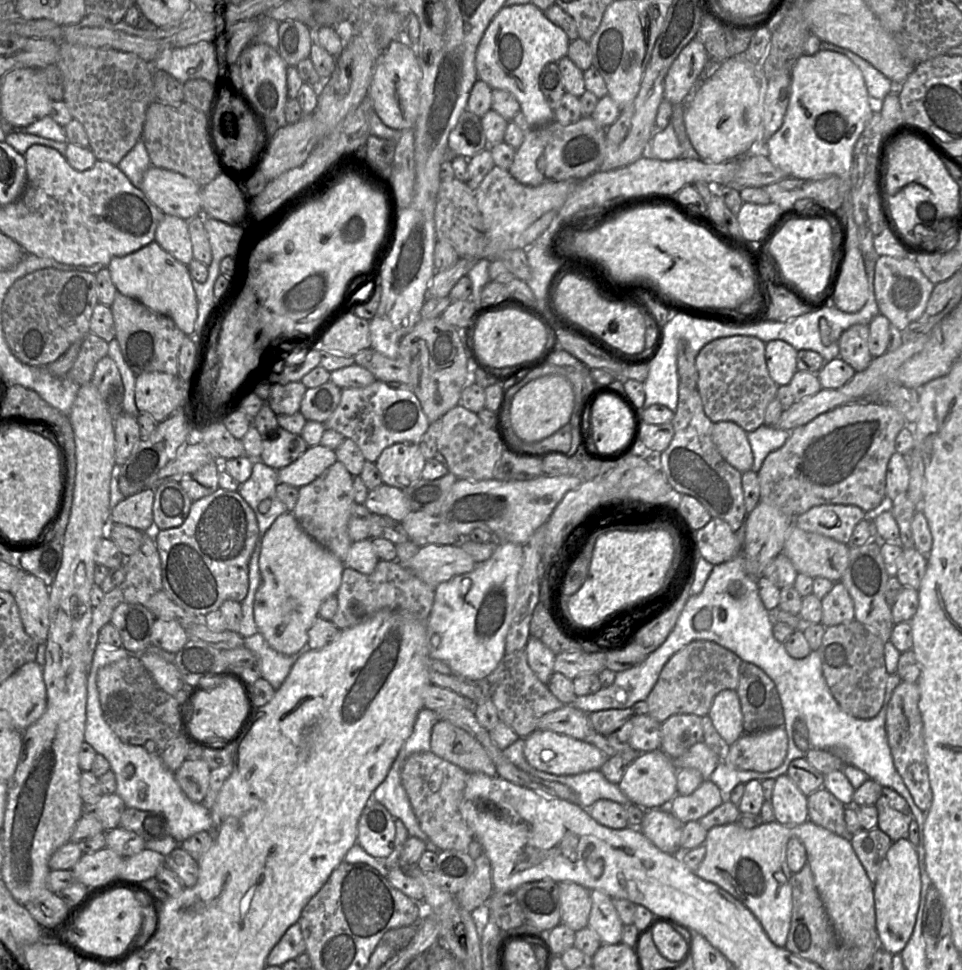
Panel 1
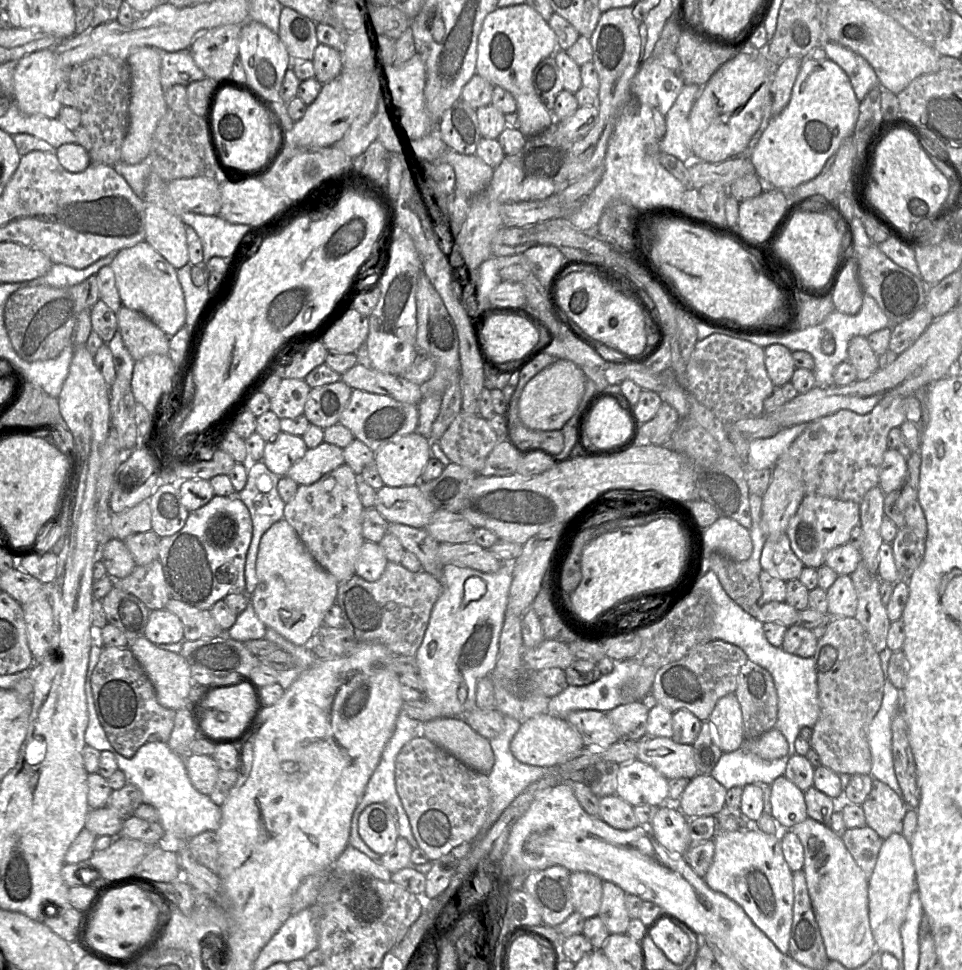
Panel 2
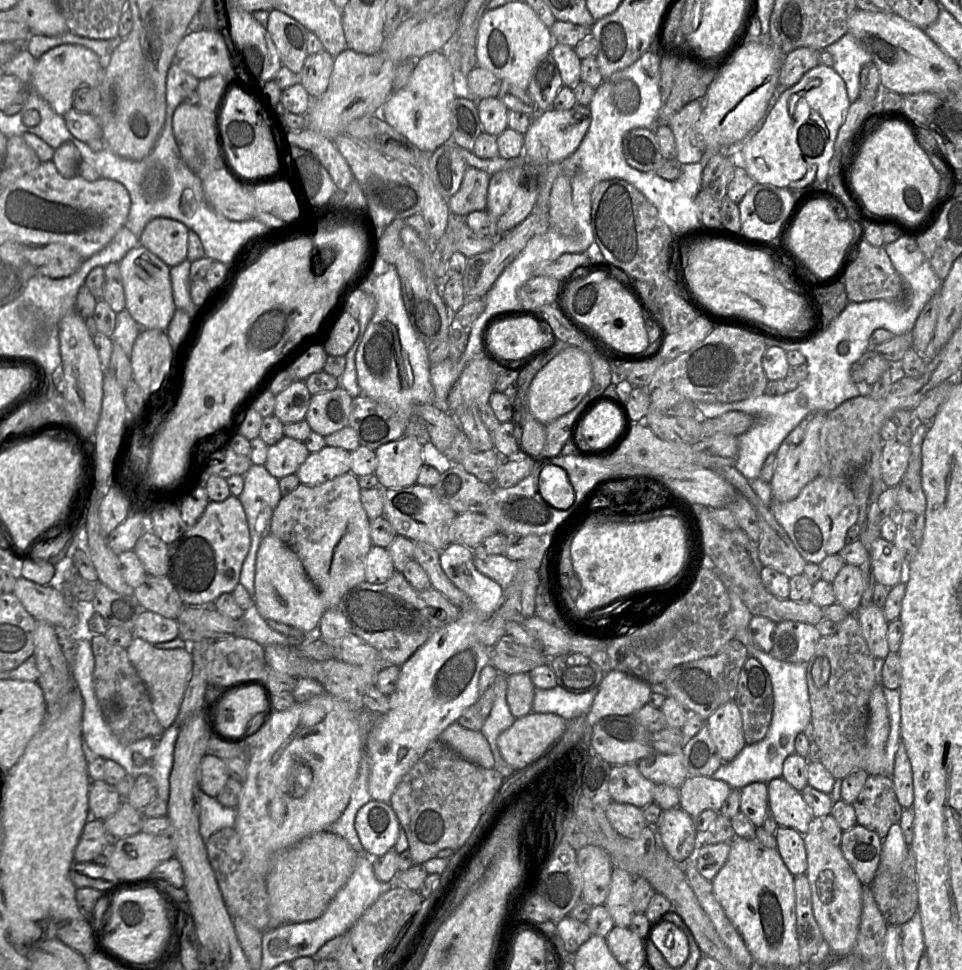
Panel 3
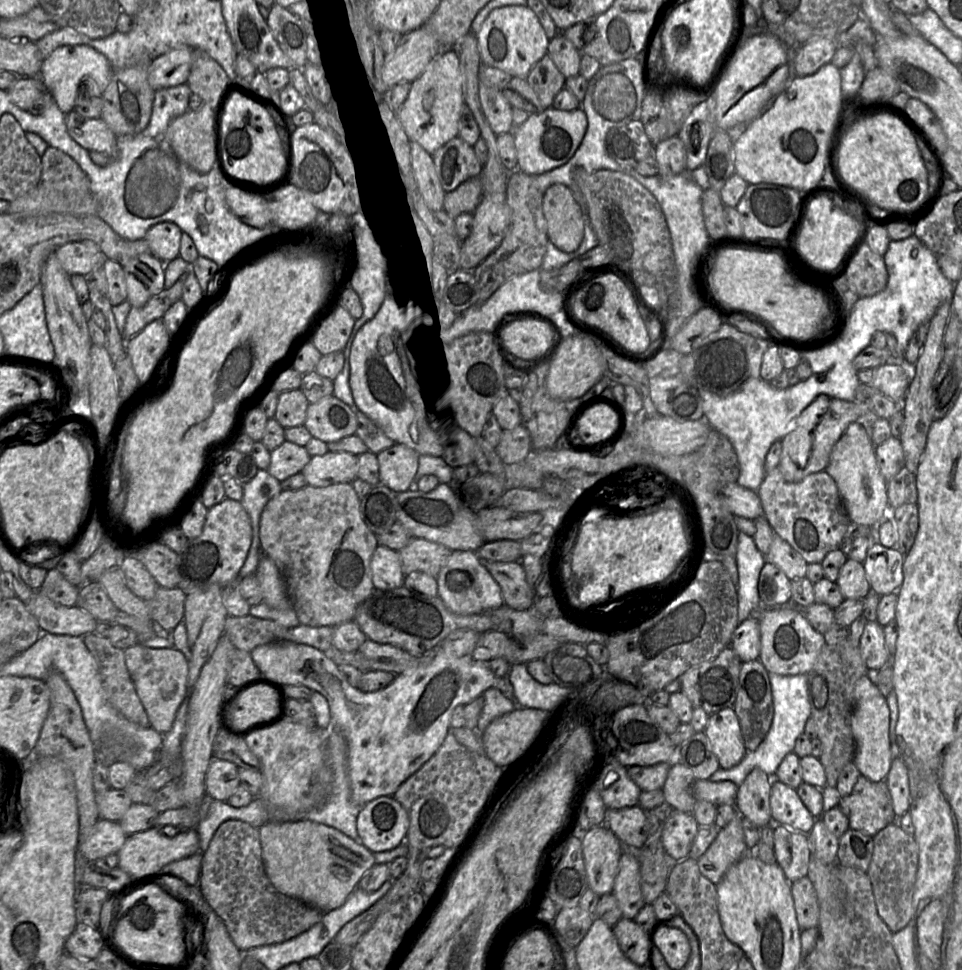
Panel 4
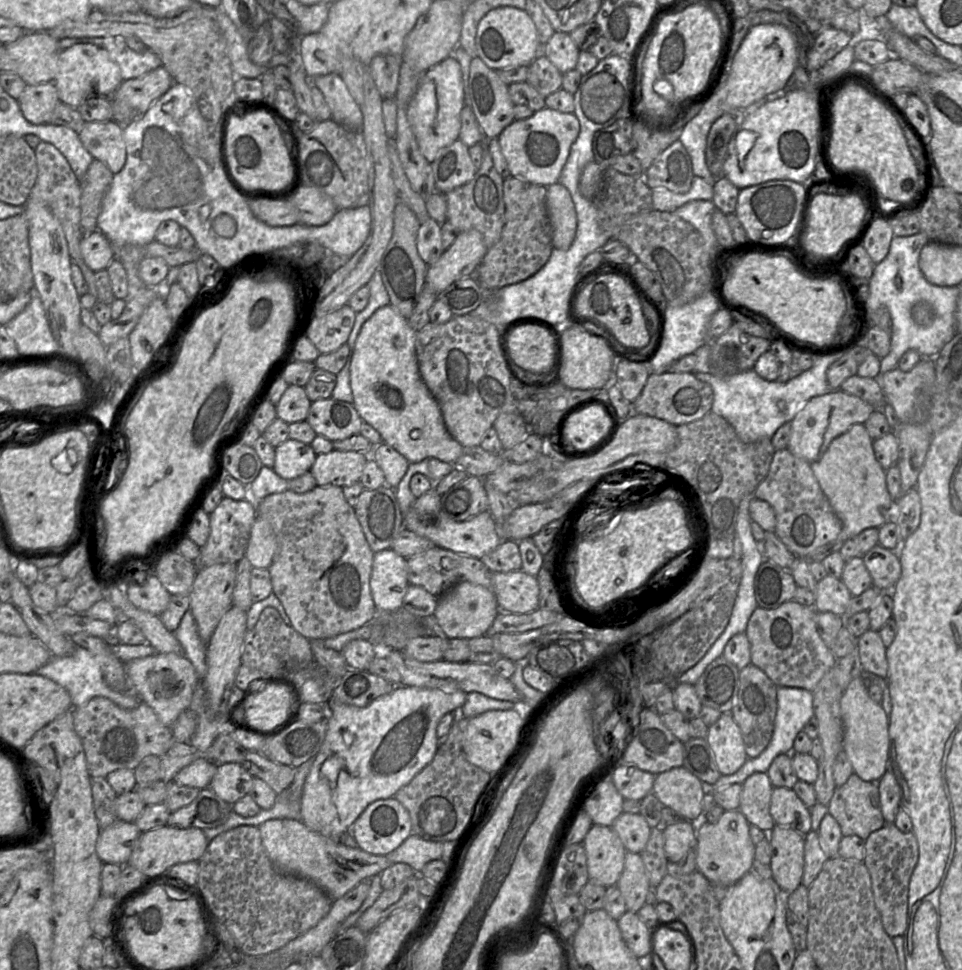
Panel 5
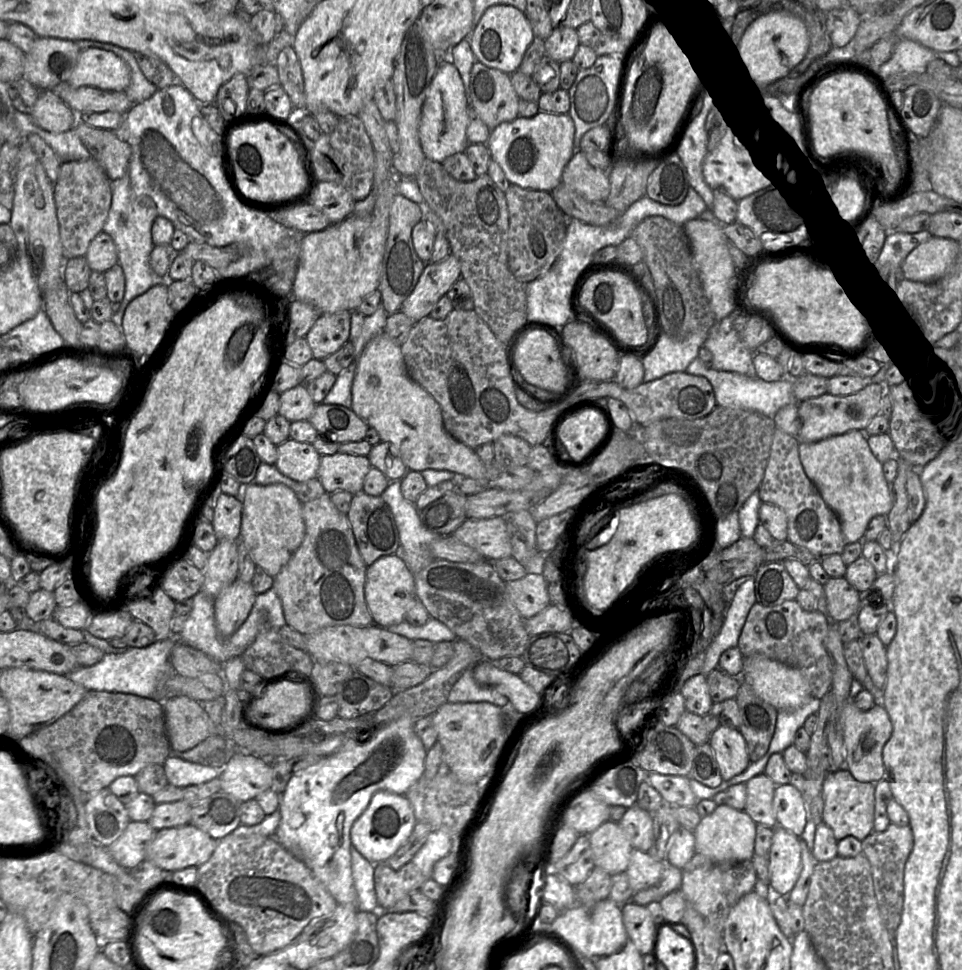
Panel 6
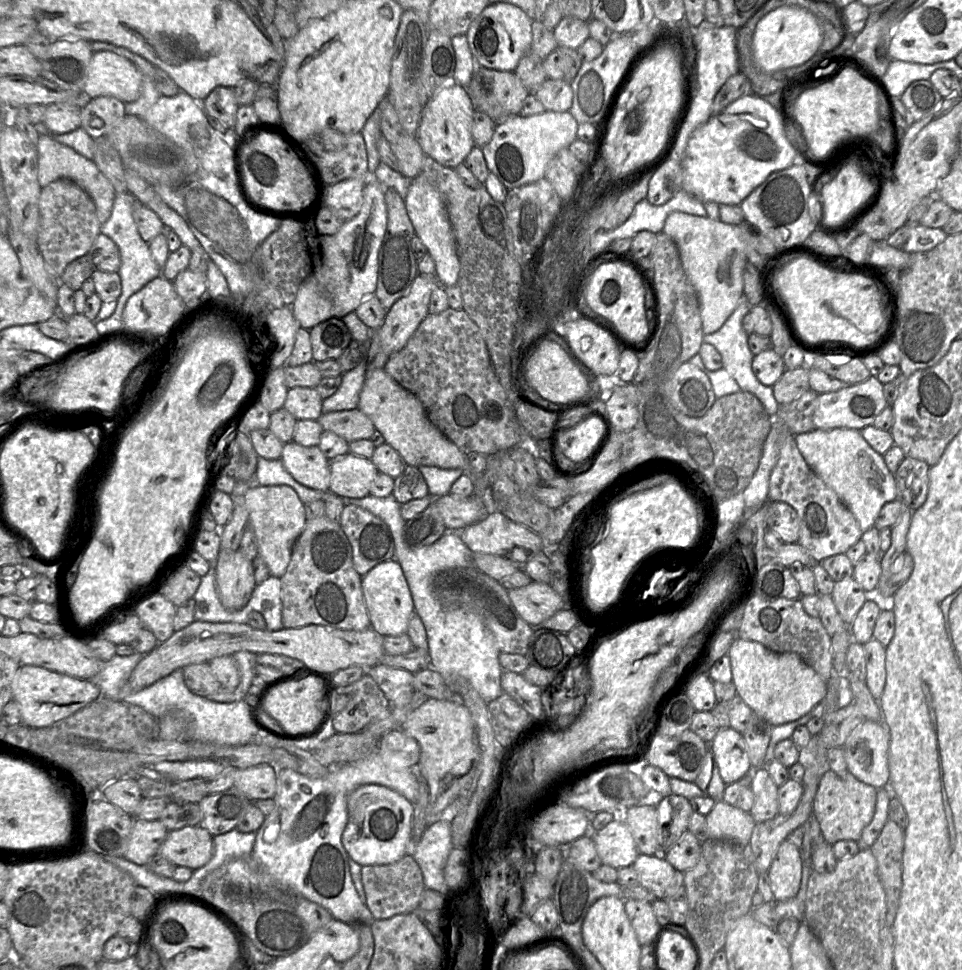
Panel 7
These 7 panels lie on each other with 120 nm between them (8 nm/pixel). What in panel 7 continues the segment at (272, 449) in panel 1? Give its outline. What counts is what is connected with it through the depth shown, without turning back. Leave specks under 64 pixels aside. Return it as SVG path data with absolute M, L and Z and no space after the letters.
M293 441L283 446L280 457L287 472L300 484L319 491L329 490L330 465L329 460L323 455L318 446L302 446Z

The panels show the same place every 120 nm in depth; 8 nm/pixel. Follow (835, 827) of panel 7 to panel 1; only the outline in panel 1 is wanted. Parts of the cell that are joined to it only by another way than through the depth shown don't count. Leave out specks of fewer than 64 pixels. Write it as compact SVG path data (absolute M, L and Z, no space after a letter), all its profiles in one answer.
M882 787L875 807L878 811L878 829L887 834L893 842L908 839L913 814L902 796L891 788Z

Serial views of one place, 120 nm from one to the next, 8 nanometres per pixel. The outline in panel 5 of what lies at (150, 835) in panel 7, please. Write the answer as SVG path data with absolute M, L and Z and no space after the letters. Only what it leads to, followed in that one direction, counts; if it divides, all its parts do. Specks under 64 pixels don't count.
M118 820L100 830L96 852L103 863L126 865L142 831L134 822Z

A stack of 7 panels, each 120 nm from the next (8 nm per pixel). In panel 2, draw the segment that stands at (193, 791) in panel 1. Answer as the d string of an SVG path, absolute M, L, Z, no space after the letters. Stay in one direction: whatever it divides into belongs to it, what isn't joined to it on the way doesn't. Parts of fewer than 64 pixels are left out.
M189 754L185 766L193 786L202 794L210 795L220 771L212 756Z

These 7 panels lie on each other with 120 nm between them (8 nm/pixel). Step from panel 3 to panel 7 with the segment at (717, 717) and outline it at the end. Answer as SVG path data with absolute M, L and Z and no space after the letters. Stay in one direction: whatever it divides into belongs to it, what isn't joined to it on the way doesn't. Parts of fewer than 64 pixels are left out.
M731 727L721 728L709 743L709 749L726 785L737 782L756 770L751 766L743 734Z

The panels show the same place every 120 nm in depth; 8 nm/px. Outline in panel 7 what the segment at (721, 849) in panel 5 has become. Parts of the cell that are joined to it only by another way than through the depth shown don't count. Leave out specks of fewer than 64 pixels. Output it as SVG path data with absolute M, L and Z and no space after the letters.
M717 801L705 817L709 838L740 845L749 844L756 825L750 813L742 811L735 805Z

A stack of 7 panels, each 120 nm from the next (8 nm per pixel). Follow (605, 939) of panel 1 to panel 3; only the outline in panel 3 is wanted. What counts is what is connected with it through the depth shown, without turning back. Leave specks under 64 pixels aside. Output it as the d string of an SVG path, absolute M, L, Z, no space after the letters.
M614 867L611 883L603 905L608 909L615 926L629 927L635 914L633 906L634 877L626 870Z

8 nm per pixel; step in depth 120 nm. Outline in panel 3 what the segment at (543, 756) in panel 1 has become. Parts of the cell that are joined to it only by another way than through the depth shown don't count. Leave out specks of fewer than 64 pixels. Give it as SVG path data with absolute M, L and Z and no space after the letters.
M537 713L517 718L513 725L497 738L497 745L504 760L515 770L526 768L543 757L560 740L567 729L567 721L557 714Z

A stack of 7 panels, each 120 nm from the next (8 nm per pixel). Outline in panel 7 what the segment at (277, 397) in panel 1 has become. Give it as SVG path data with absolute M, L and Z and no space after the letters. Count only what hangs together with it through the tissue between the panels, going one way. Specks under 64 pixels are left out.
M294 387L288 389L283 408L296 420L317 420L322 414L322 402L315 388Z

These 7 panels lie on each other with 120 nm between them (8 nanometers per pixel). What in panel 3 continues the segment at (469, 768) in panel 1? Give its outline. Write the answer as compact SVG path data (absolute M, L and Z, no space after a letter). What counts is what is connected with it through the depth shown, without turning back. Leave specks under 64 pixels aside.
M454 722L439 735L438 740L468 761L485 769L494 768L494 754L481 731L470 730Z

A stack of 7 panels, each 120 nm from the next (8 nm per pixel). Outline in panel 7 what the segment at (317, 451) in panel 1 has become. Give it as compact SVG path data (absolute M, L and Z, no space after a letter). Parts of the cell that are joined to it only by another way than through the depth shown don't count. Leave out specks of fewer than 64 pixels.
M350 453L330 460L329 465L329 491L342 498L367 496L379 473L370 459Z

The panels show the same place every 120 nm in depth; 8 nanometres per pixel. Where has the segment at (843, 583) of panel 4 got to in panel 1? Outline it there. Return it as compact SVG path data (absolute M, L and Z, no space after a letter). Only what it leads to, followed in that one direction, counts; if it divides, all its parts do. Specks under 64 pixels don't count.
M841 581L834 582L832 589L821 599L821 604L821 623L825 627L854 620L854 603Z

